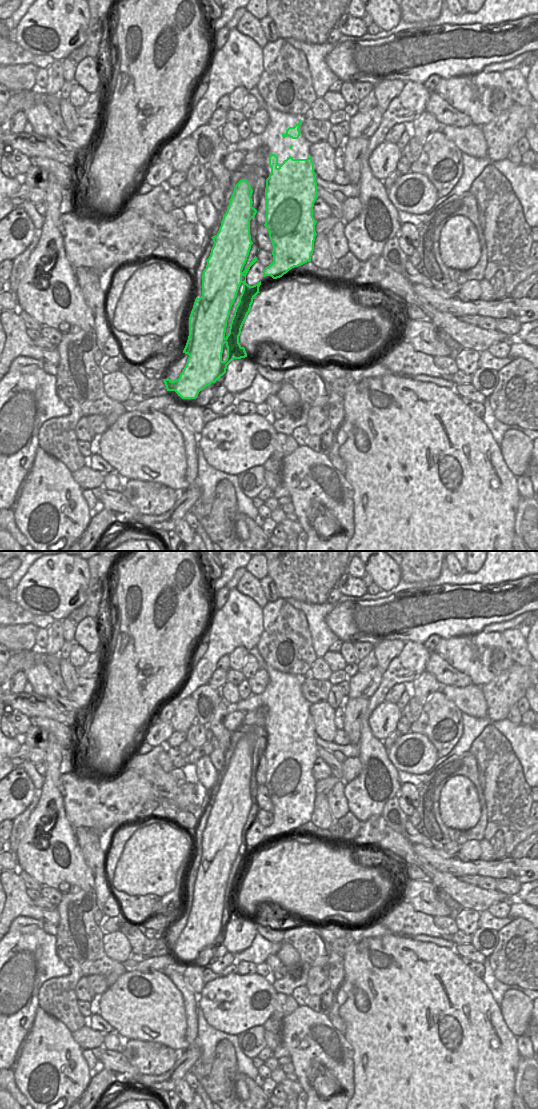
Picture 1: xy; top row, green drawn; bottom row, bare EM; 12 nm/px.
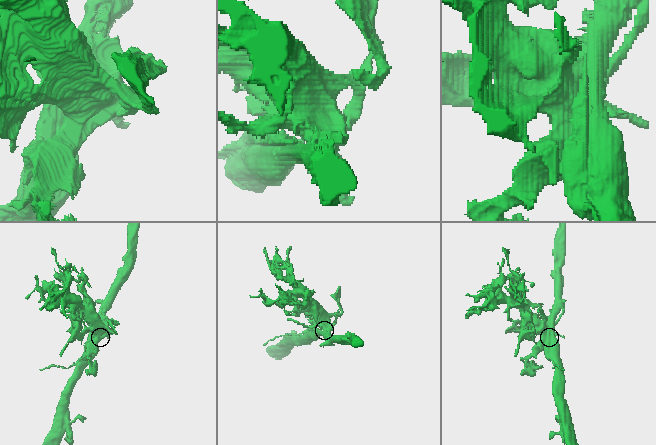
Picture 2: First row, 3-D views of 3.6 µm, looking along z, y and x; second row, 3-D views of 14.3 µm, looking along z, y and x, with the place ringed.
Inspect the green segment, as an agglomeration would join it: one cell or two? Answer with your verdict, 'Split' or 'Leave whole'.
Split.

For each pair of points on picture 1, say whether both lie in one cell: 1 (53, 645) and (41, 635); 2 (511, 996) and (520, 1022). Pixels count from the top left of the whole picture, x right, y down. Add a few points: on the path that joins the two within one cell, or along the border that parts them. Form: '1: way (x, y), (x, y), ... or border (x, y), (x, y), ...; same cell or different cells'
1: border (47, 629), (47, 642), (42, 649); different cells
2: way (514, 1002), (517, 1016); same cell

